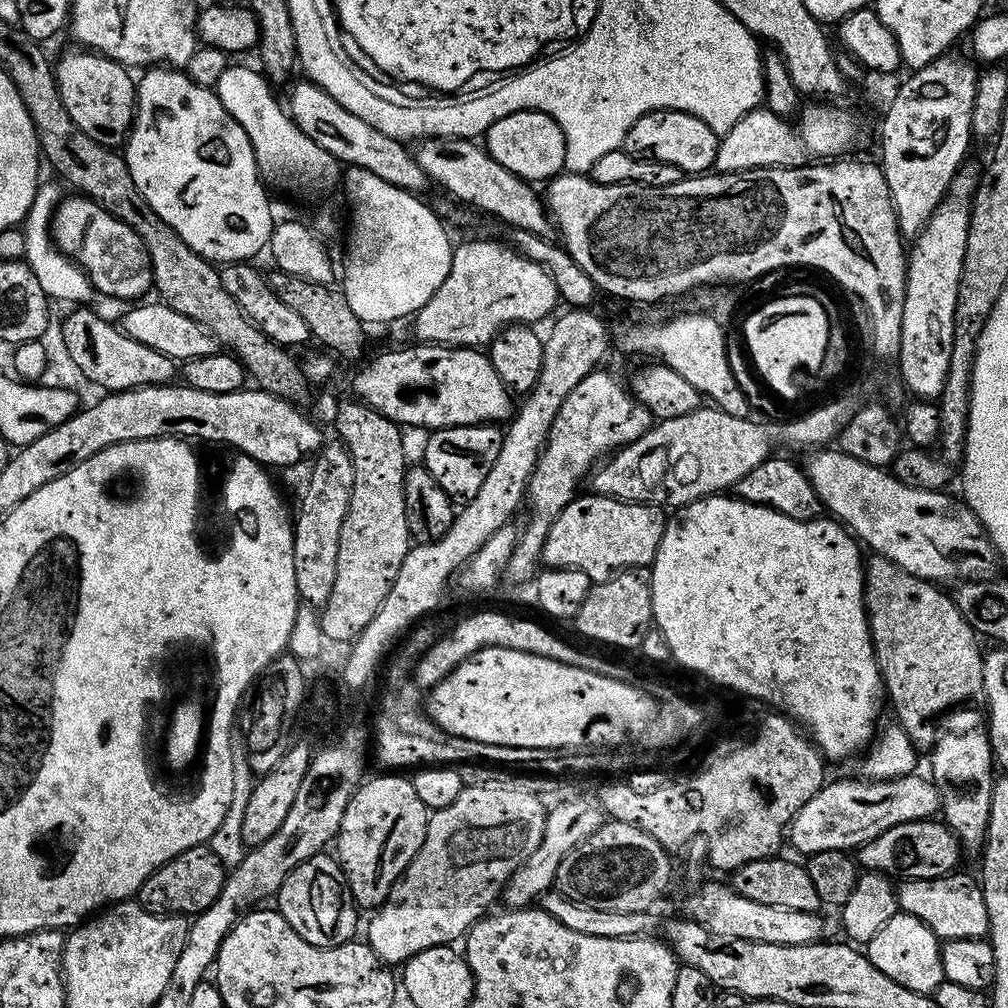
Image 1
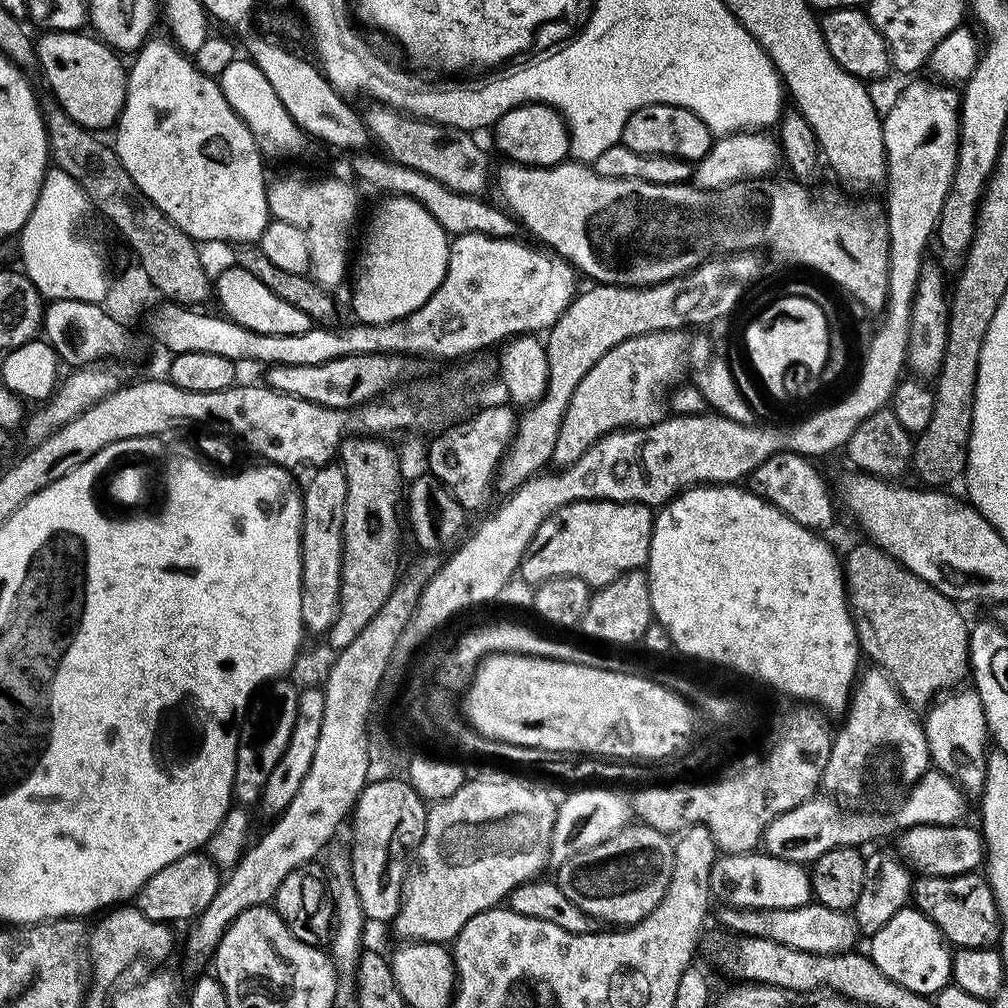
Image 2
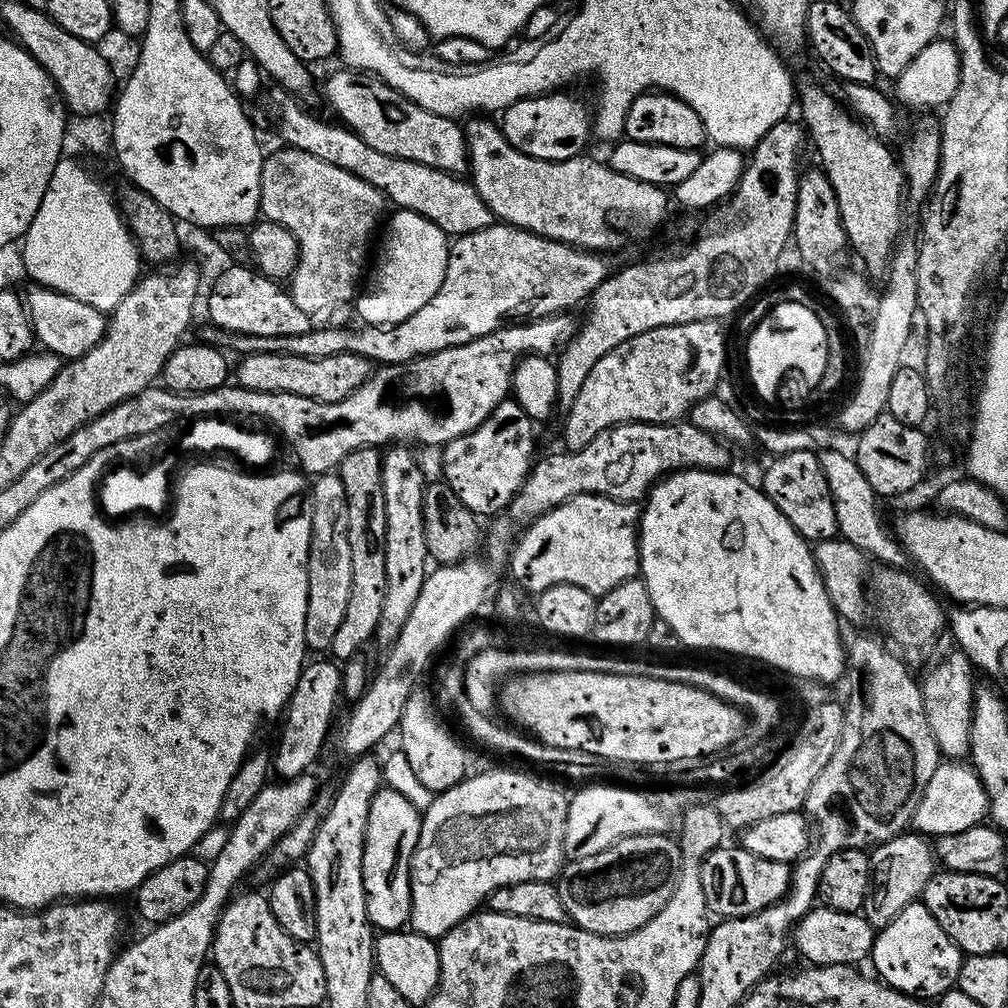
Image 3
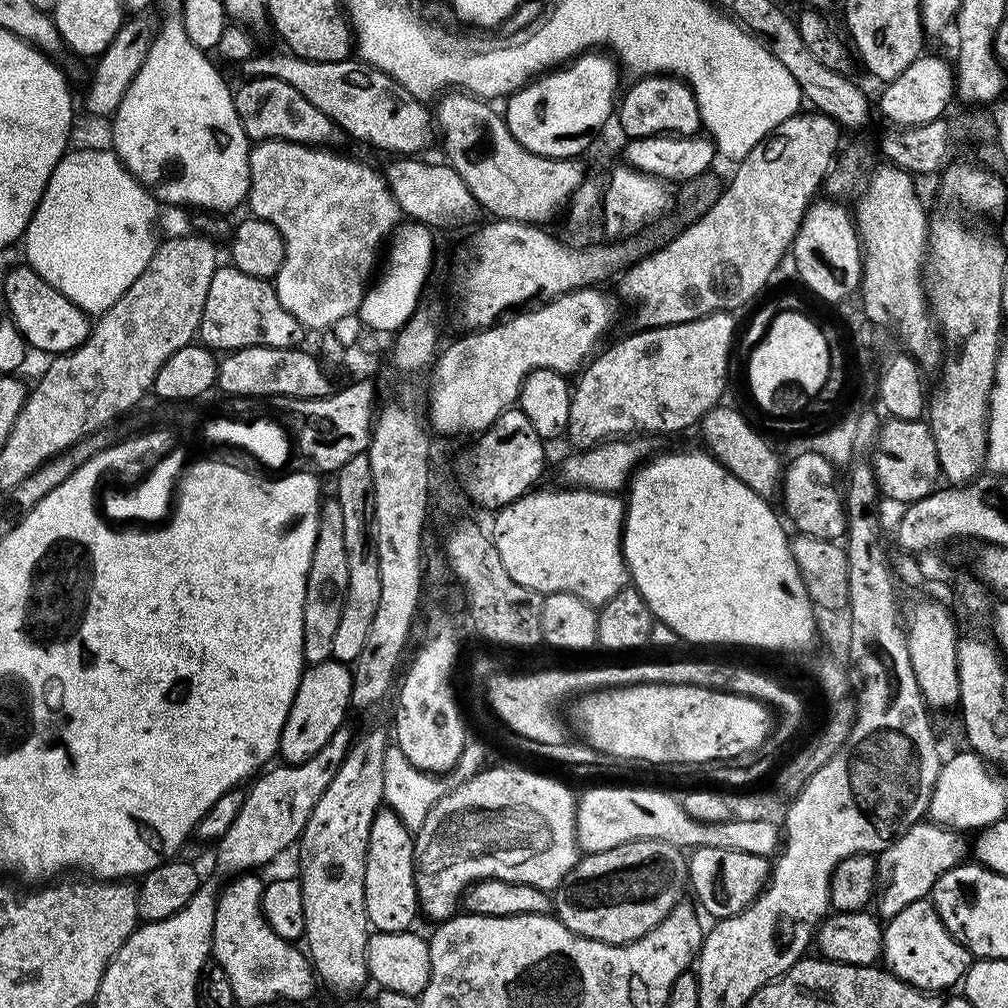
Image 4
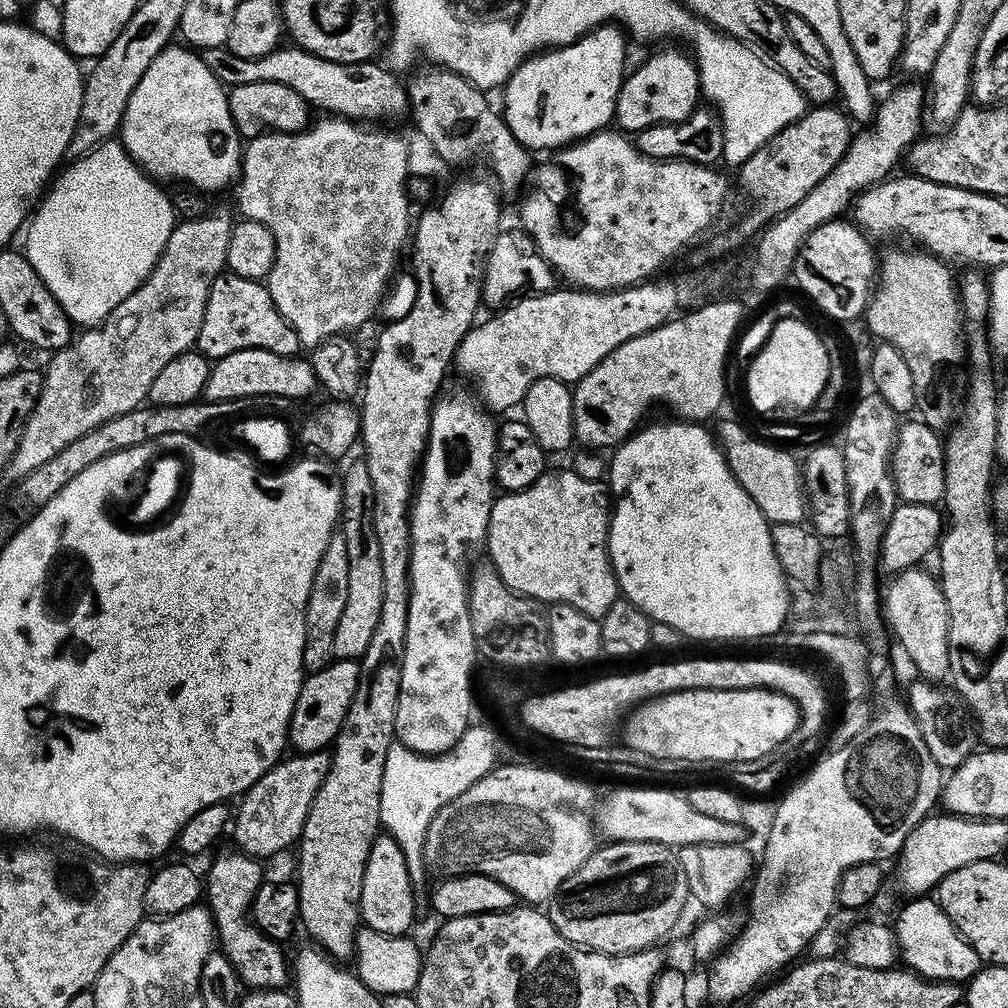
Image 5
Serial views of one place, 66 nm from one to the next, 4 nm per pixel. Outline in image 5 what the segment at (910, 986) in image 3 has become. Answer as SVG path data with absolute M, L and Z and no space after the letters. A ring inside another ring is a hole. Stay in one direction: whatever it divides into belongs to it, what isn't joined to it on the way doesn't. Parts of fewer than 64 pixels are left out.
M912 898L907 901L909 904L900 912L900 917L894 923L894 931L896 933L896 946L898 956L901 961L904 960L909 969L915 972L917 976L924 977L925 980L947 980L949 984L963 985L971 980L974 974L978 974L982 967L982 961L978 950L974 950L974 946L970 946L970 942L966 942L966 938L962 938L962 934L954 926L954 922L950 922L950 918L946 918L946 914L942 910L942 906L936 903L932 898Z

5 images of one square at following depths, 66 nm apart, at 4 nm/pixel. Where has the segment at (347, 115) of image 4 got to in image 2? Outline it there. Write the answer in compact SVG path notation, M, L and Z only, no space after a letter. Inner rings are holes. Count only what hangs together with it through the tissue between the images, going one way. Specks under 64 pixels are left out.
M372 102L369 105L369 108L363 109L362 112L364 125L368 127L371 139L375 143L377 140L388 151L385 152L387 159L396 160L410 170L418 170L422 174L430 174L430 178L442 182L442 186L446 186L460 194L483 197L487 188L489 191L490 168L488 172L488 156L480 149L480 144L472 137L475 135L471 131L463 128L451 128L445 124L435 124L433 120L422 120L418 116L409 116L408 113L402 112L398 108L379 102Z

